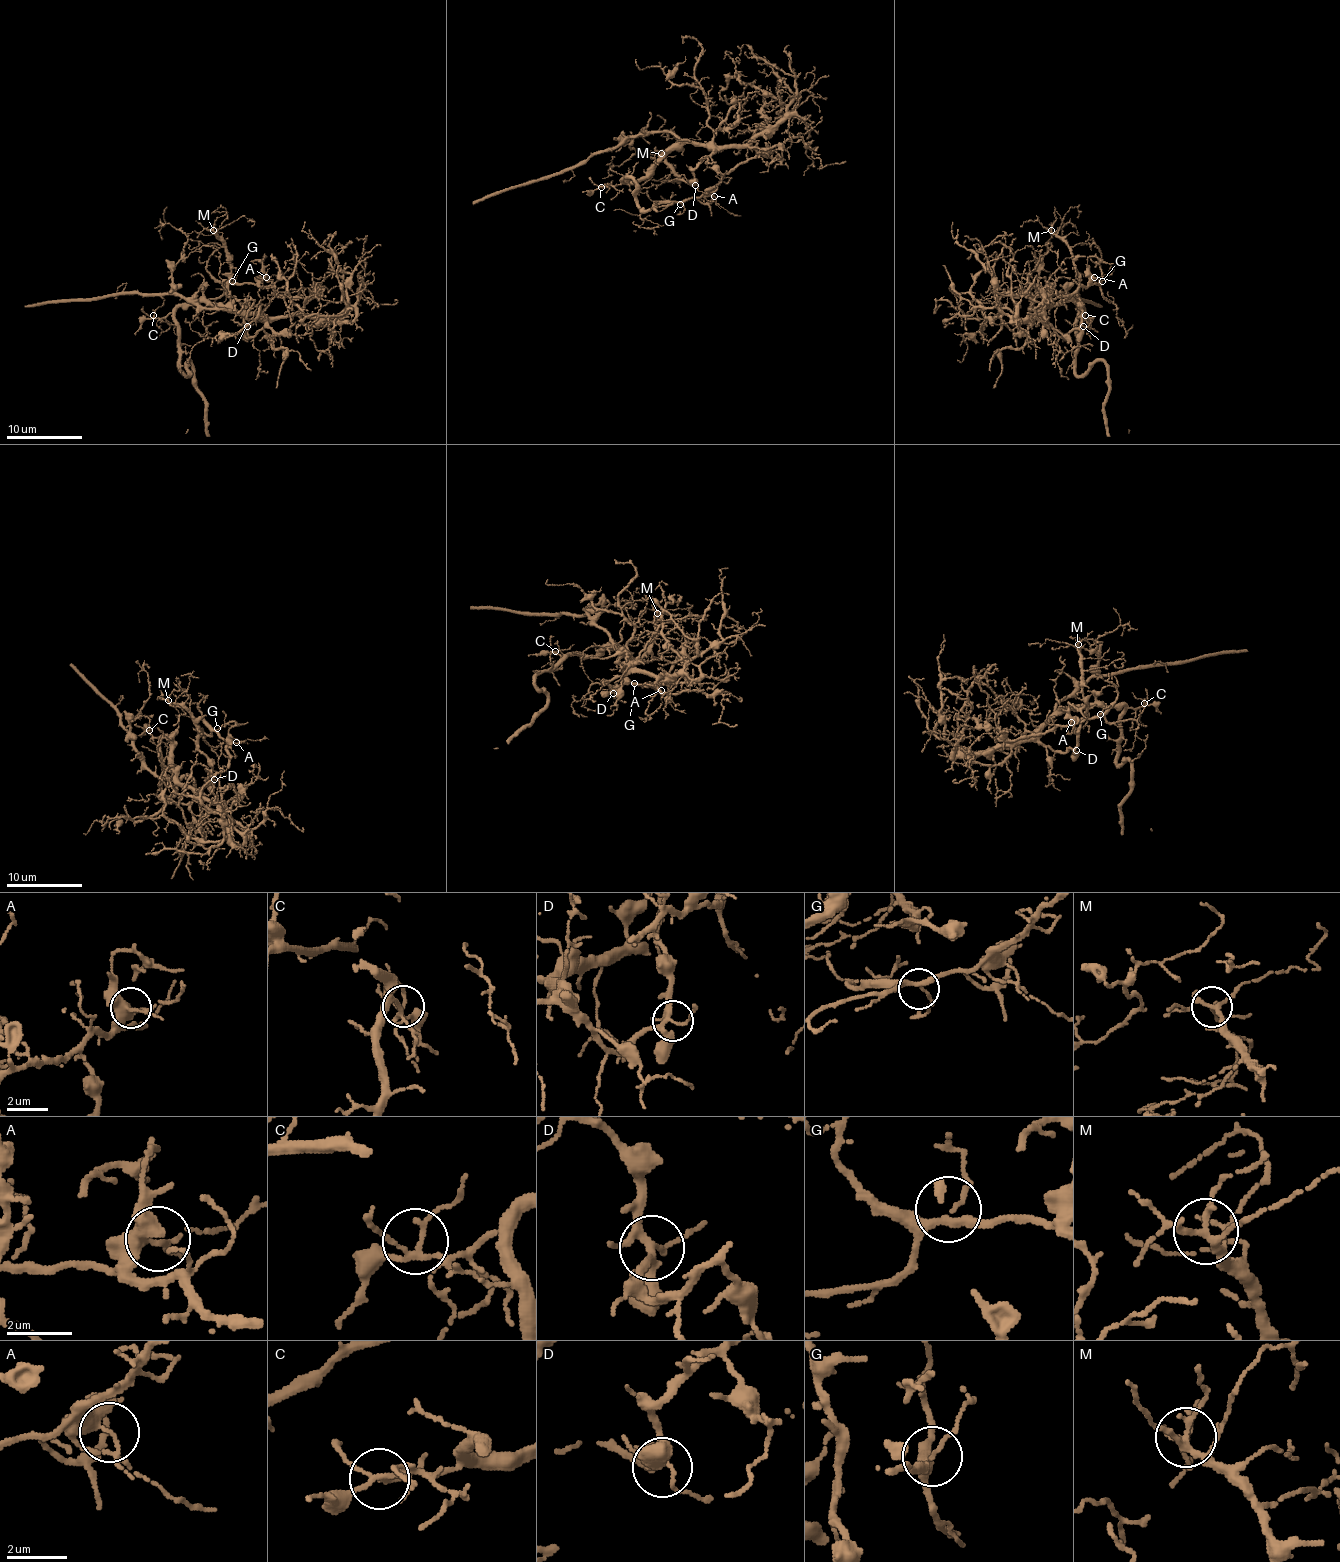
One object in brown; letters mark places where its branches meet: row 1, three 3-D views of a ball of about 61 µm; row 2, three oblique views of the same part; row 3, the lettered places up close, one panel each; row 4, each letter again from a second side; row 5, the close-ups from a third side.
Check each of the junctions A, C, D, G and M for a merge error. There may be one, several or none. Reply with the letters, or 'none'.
none

